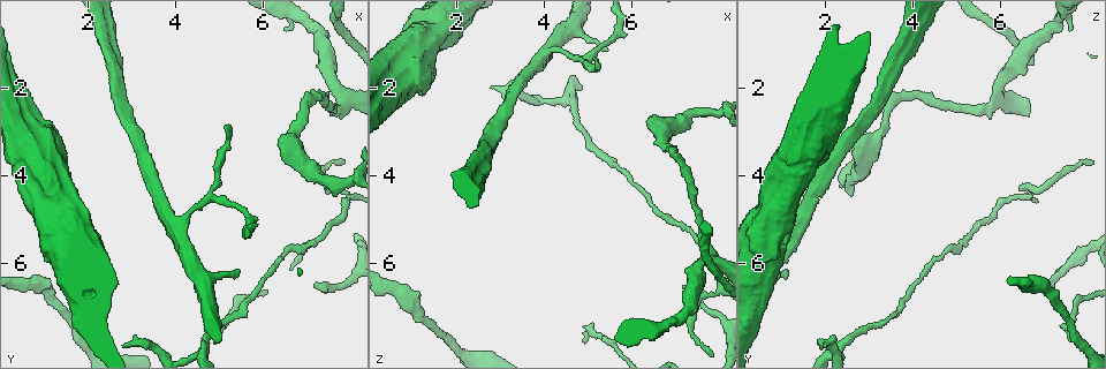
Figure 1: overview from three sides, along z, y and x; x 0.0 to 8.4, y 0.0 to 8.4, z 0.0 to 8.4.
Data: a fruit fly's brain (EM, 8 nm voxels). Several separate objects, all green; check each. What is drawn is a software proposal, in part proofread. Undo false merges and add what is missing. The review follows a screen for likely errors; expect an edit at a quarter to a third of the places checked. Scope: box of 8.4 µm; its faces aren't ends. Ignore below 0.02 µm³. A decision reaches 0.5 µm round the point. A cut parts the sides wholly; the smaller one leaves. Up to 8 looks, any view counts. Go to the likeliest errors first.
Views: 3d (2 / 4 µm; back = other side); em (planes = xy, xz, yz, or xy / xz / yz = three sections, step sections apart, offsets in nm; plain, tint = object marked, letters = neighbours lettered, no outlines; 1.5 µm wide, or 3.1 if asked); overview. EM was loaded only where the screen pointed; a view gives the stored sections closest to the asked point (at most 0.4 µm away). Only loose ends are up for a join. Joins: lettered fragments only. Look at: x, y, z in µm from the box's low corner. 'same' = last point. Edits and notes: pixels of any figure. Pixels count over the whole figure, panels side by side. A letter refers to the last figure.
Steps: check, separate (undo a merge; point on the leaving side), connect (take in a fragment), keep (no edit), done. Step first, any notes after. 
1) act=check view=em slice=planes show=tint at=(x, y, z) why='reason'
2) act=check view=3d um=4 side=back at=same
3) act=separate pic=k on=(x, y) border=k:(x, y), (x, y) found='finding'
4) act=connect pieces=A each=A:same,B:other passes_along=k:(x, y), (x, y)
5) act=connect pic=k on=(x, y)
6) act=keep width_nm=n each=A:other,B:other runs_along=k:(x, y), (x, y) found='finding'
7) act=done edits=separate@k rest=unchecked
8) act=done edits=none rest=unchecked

act=check view=3d um=2 side=back at=(7.15, 6.50, 6.55) why='thin end'

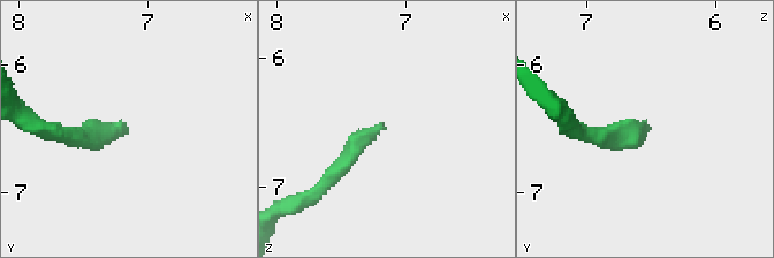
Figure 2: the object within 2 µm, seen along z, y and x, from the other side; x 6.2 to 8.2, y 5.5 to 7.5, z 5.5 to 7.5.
act=check view=em slice=yz step=8 show=tint at=(7.18, 6.52, 6.52)

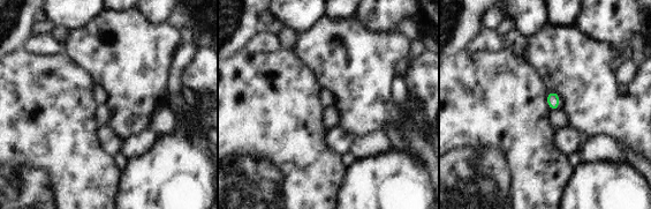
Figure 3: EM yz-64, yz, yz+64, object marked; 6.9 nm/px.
act=check view=em slice=planes show=letters at=same

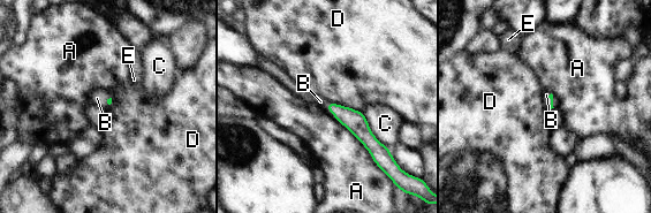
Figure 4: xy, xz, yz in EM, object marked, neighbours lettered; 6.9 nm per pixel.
act=connect pieces=B each=A:other,B:same,C:other,D:other,E:other passes_along=4:(353, 120), (328, 108), (320, 101) found='the cell continues'

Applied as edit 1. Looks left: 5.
act=check view=overview why='redraw'

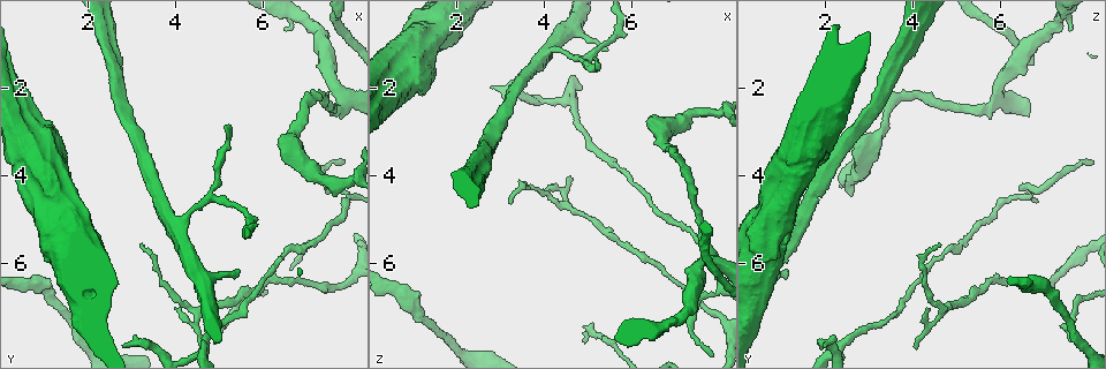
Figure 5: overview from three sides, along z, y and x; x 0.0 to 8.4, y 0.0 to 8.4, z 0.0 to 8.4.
act=check view=3d um=2 at=(3.25, 5.55, 4.60) why='tapers out'

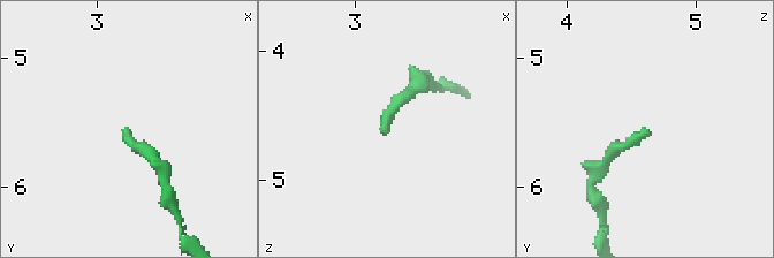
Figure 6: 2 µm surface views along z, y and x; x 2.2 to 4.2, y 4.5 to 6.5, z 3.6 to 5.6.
act=check view=em um=3.1 slice=xz step=8 show=plain at=(3.22, 5.52, 4.62) why='need the tissue'

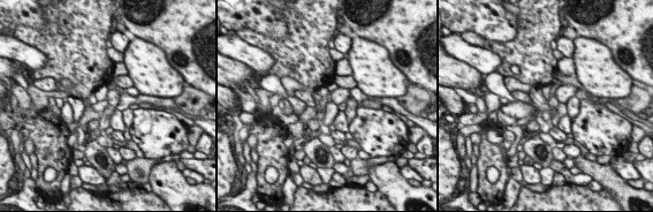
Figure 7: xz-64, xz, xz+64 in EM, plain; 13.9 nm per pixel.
act=check view=em um=3.1 slice=xz step=8 show=letters at=same why='see the neighbours'

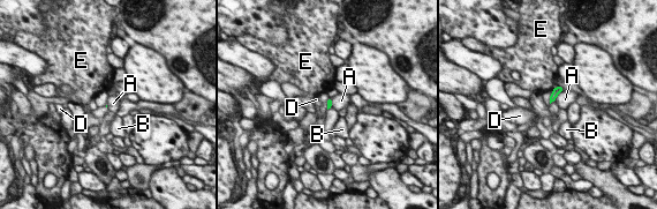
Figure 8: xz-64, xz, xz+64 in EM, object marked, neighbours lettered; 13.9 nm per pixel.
act=keep each=A:other,B:other,D:other,E:other found='no lettered fragment goes on from it'

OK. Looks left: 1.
act=done edits=connect@4 rest=unchecked

